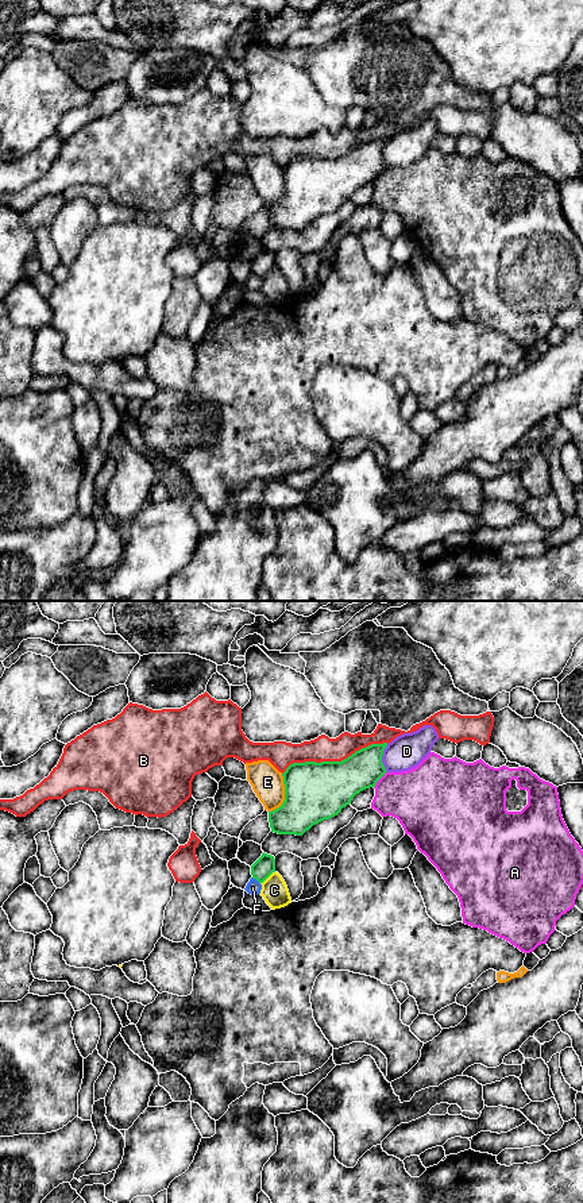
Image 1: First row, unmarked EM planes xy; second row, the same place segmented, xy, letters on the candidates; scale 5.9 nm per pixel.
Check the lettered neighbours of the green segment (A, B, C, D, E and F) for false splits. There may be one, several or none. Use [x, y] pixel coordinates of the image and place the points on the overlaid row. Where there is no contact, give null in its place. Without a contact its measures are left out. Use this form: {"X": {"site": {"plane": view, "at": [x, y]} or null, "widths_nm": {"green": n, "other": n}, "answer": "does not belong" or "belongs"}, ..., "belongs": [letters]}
{"A": {"site": {"plane": "xy", "at": [379, 778]}, "widths_nm": {"green": 260, "other": 340}, "answer": "does not belong"}, "B": {"site": {"plane": "xy", "at": [334, 762]}, "widths_nm": {"green": 360, "other": 150}, "answer": "does not belong"}, "C": {"site": {"plane": "xy", "at": [267, 876]}, "widths_nm": {"green": 120, "other": 160}, "answer": "does not belong"}, "D": {"site": {"plane": "xy", "at": [381, 758]}, "widths_nm": {"green": 220, "other": 200}, "answer": "does not belong"}, "E": {"site": {"plane": "xy", "at": [285, 795]}, "widths_nm": {"green": 360, "other": 190}, "answer": "does not belong"}, "F": {"site": {"plane": "xy", "at": [257, 879]}, "widths_nm": {"green": 120, "other": 90}, "answer": "does not belong"}, "belongs": []}

